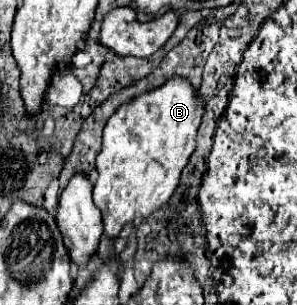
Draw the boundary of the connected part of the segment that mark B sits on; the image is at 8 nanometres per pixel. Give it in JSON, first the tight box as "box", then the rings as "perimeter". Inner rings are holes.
{"box":[93,77,201,239],"perimeter":[[[173,77],[169,83],[121,105],[111,115],[103,131],[103,149],[97,155],[99,177],[93,185],[93,203],[101,209],[103,229],[109,239],[115,239],[125,225],[133,223],[137,213],[145,219],[171,199],[181,171],[195,151],[201,111],[201,101],[191,83]]]}

